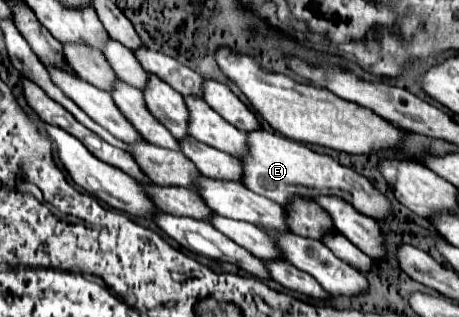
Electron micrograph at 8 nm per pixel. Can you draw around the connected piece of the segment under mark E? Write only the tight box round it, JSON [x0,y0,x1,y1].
[239,130,391,218]

